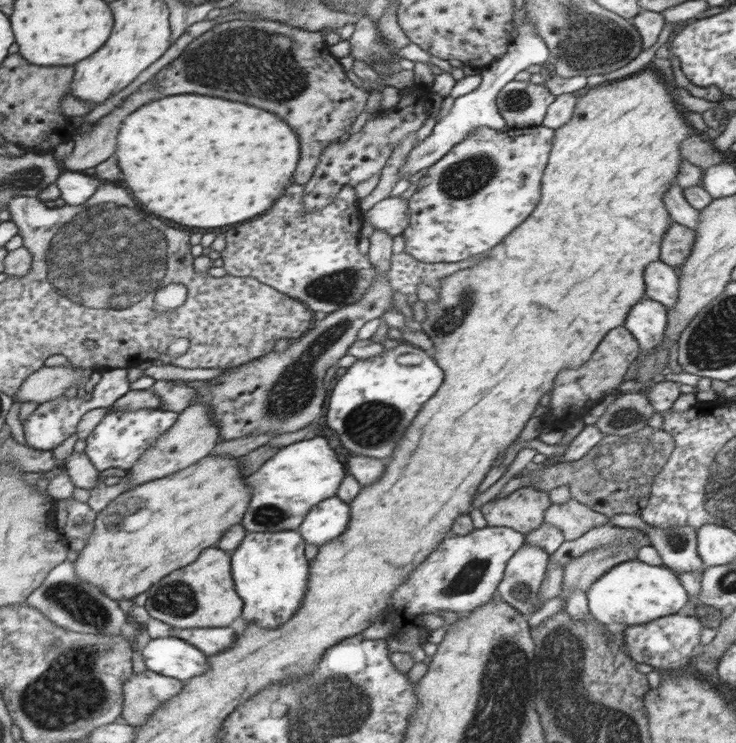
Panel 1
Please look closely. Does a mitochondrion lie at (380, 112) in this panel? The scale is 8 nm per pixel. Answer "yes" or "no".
no

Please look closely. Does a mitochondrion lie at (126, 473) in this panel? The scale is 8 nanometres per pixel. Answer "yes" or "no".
no

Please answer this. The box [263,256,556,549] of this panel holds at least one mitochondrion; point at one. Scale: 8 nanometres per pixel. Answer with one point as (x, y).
(365, 426)

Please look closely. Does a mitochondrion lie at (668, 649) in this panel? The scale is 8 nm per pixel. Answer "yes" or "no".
no

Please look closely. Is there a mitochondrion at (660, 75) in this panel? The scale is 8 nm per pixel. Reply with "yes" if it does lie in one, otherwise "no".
no

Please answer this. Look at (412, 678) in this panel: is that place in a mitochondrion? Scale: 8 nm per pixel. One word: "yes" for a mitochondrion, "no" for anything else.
no

